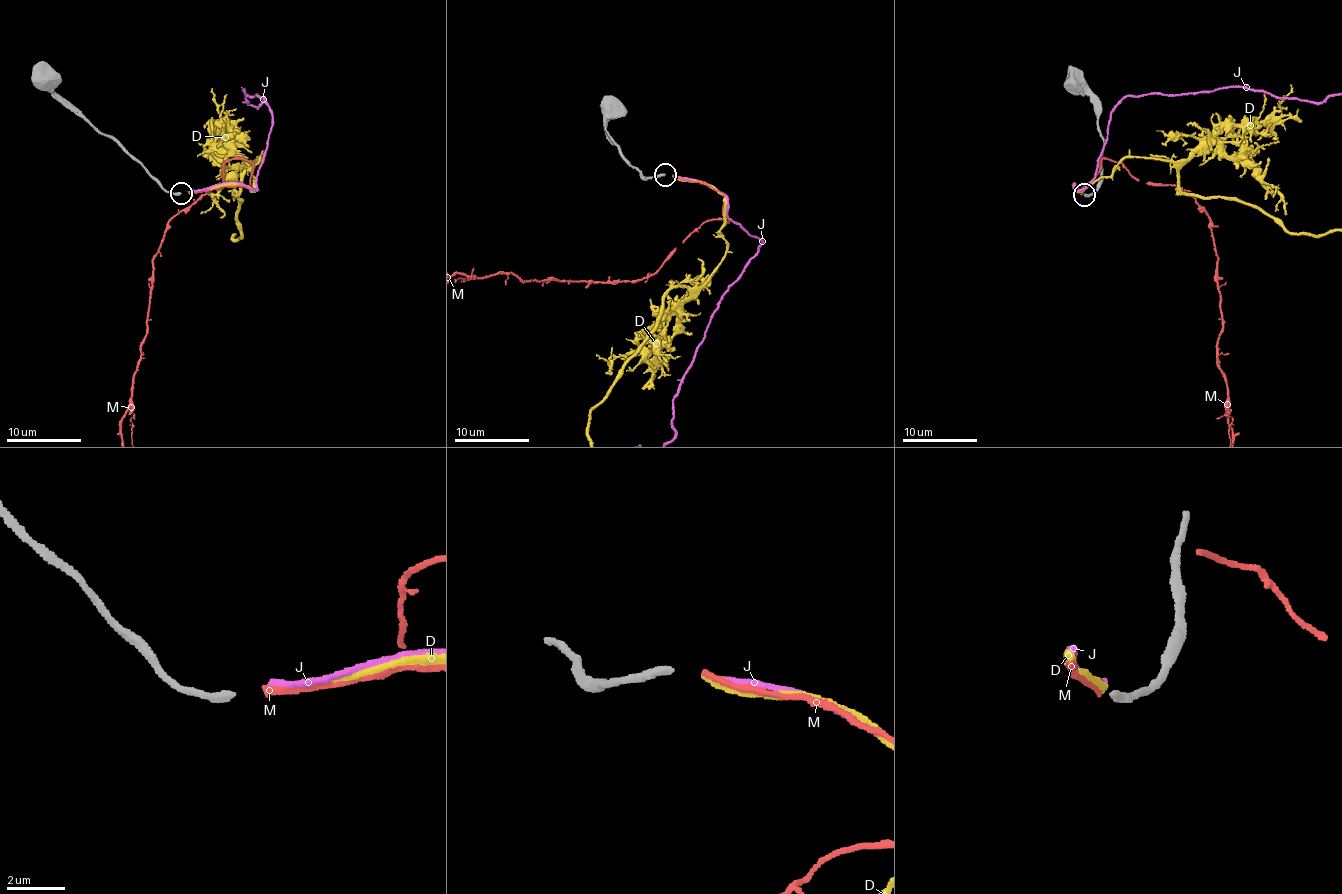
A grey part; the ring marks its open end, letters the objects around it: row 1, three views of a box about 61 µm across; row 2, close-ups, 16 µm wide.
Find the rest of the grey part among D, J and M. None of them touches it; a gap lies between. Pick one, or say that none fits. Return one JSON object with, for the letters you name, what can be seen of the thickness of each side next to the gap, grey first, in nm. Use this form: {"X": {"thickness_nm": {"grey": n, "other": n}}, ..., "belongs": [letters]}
{"D": {"thickness_nm": {"grey": 280, "other": 220}}, "belongs": ["D"]}

